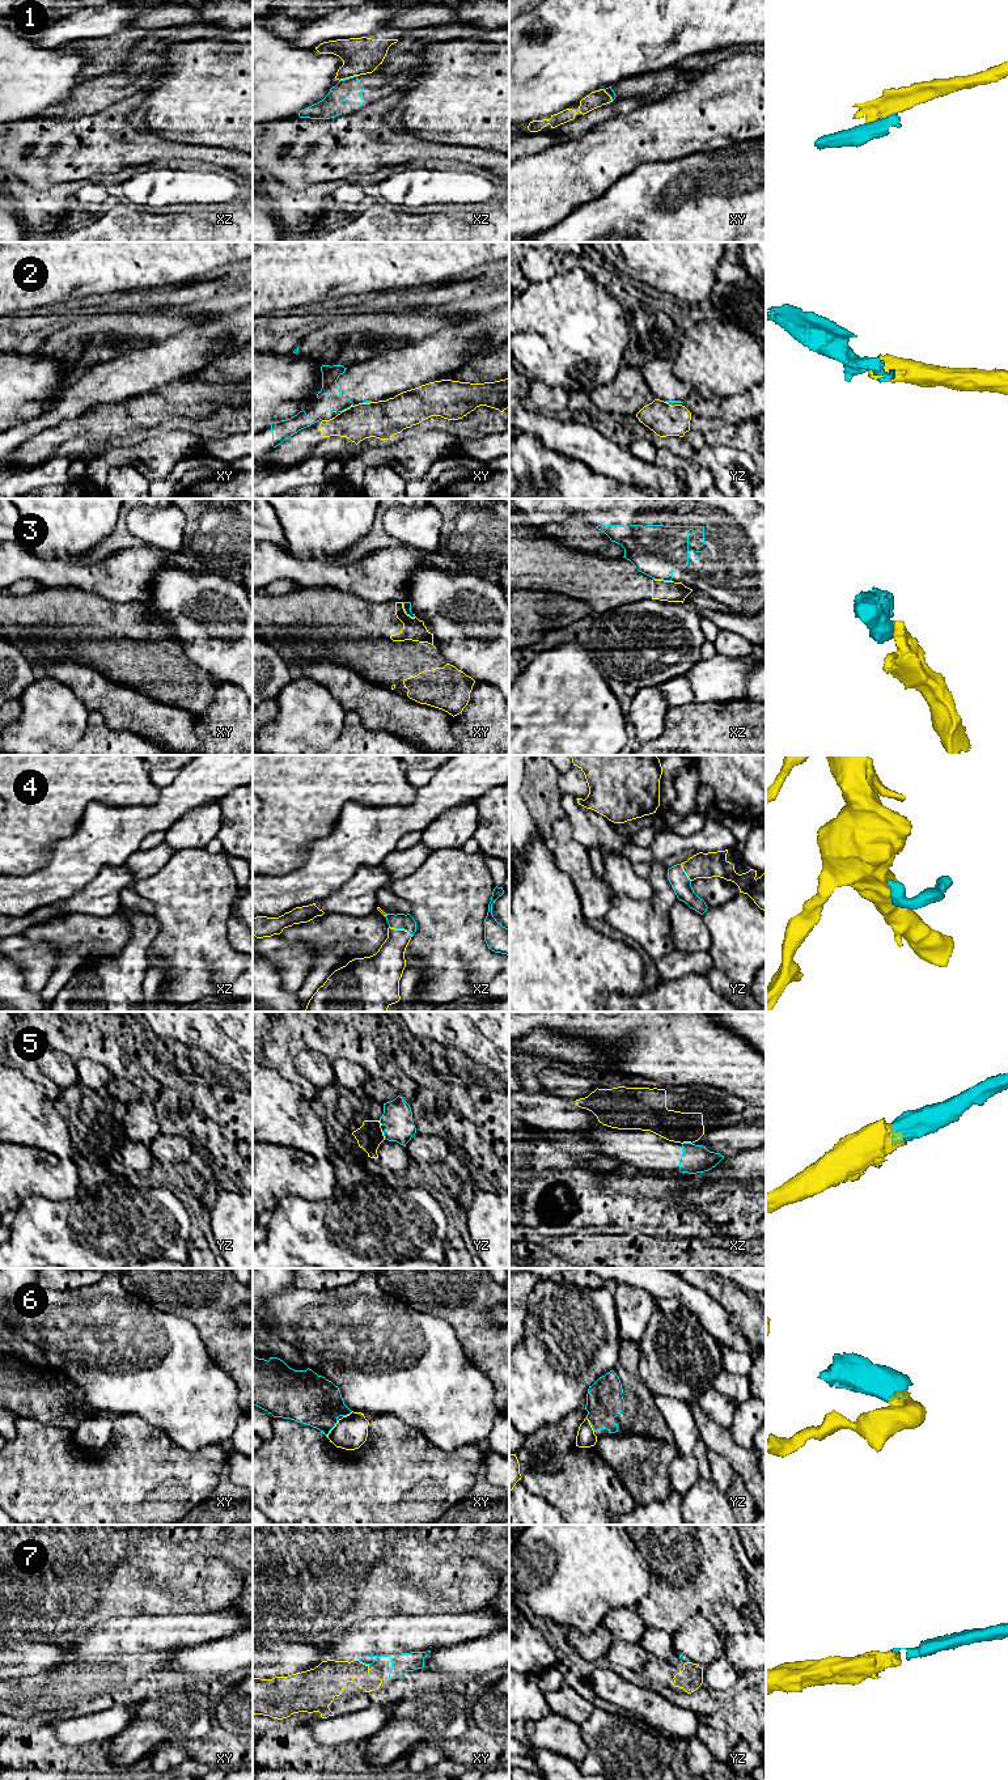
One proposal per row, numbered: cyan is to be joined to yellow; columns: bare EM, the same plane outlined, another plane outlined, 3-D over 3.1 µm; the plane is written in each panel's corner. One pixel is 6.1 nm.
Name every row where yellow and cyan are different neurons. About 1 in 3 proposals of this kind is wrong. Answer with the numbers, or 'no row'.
1, 2, 3, 5, 6

